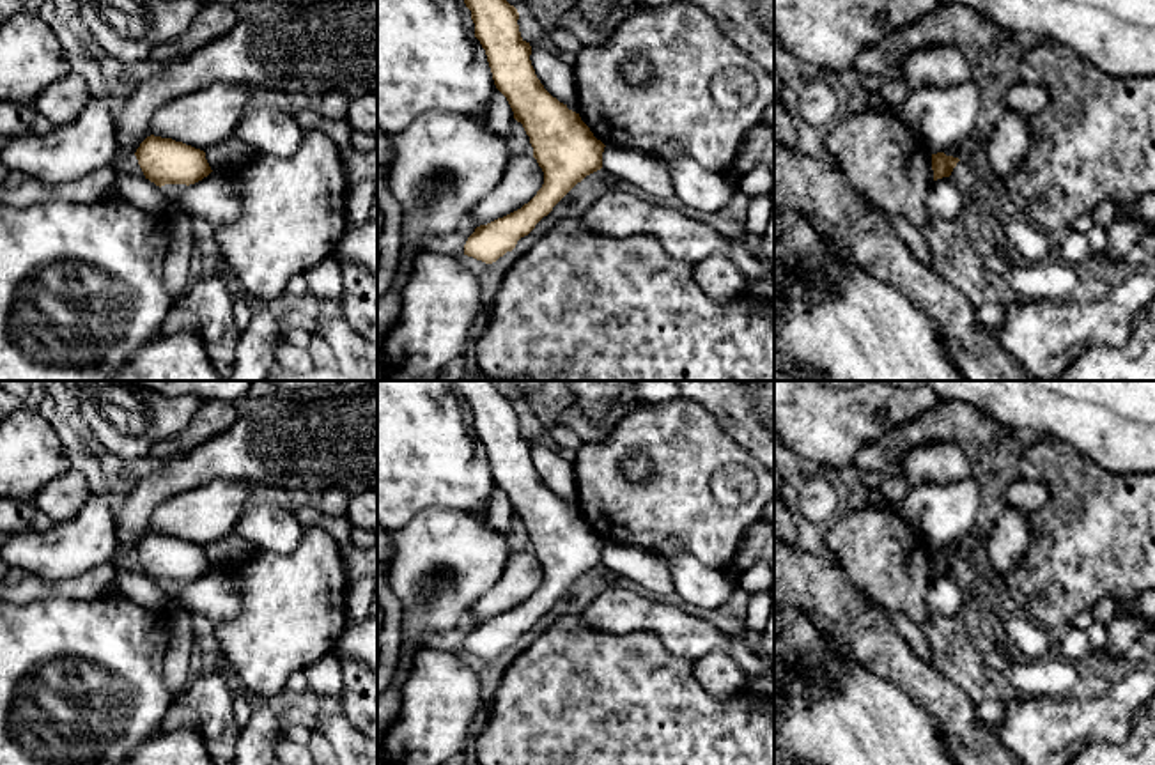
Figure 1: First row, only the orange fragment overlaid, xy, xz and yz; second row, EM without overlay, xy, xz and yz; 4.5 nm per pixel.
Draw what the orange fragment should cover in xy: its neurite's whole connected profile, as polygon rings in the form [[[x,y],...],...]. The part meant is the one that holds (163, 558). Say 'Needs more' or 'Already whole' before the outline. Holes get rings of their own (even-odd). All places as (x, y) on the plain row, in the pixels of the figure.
Already whole. [[[147,533],[135,549],[138,561],[151,579],[165,581],[195,581],[213,567],[205,549],[175,538],[172,535]]]

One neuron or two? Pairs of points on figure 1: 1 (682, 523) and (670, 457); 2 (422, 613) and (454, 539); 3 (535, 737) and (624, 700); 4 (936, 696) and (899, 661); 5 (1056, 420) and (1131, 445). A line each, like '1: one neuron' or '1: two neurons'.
1: one neuron
2: one neuron
3: one neuron
4: one neuron
5: one neuron

